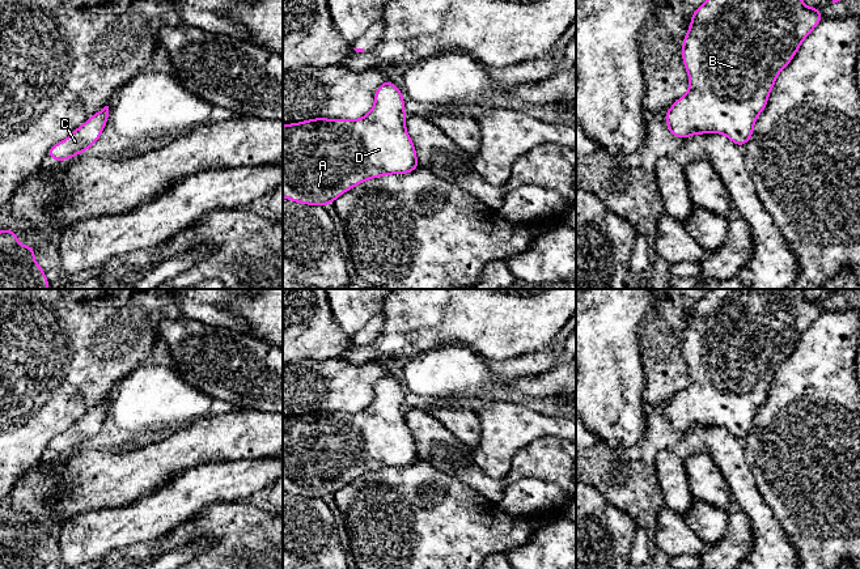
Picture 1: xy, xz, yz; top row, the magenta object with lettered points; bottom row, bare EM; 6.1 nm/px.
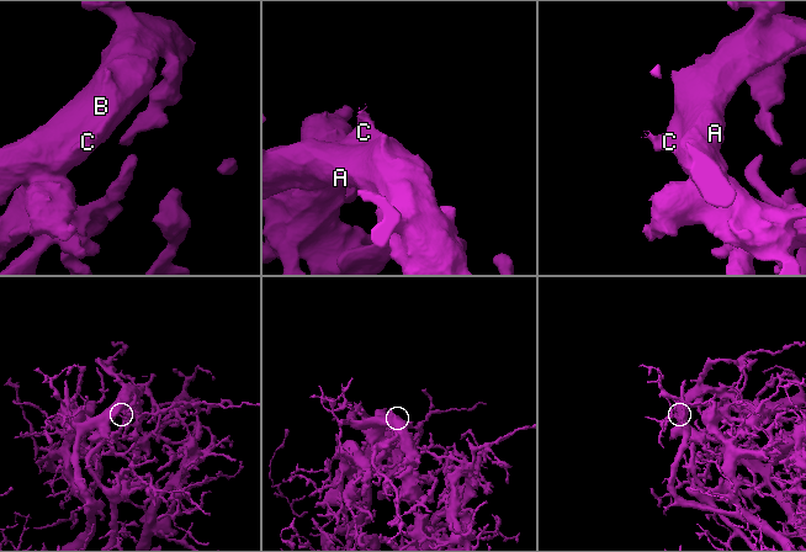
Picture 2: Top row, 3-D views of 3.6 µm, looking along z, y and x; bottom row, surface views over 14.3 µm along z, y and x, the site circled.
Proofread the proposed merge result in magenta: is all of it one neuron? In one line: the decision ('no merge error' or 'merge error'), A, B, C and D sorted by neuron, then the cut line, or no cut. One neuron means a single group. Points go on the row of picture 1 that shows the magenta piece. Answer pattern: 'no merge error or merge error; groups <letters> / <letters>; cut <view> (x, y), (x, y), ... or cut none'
no merge error; groups A B C D; cut none

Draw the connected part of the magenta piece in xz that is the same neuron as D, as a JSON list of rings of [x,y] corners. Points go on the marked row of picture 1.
[[[387,78],[376,89],[373,107],[361,119],[315,118],[283,124],[283,198],[325,207],[361,182],[415,171],[419,165],[415,145],[406,129],[406,116],[402,92]]]

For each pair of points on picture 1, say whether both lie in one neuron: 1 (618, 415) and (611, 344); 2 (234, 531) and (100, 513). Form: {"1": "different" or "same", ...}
{"1": "same", "2": "different"}

